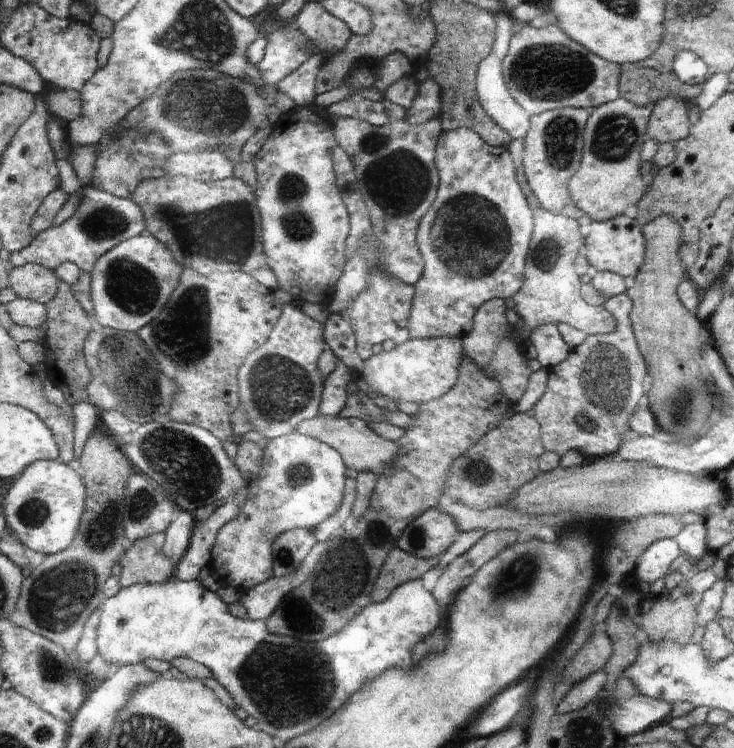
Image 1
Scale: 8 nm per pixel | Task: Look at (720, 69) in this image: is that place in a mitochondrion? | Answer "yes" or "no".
no

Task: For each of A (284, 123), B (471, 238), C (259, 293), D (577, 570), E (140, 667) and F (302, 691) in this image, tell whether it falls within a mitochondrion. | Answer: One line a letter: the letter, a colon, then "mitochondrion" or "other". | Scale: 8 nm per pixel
A: other
B: mitochondrion
C: other
D: other
E: other
F: mitochondrion

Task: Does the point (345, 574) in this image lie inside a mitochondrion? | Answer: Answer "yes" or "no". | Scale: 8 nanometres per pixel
yes

